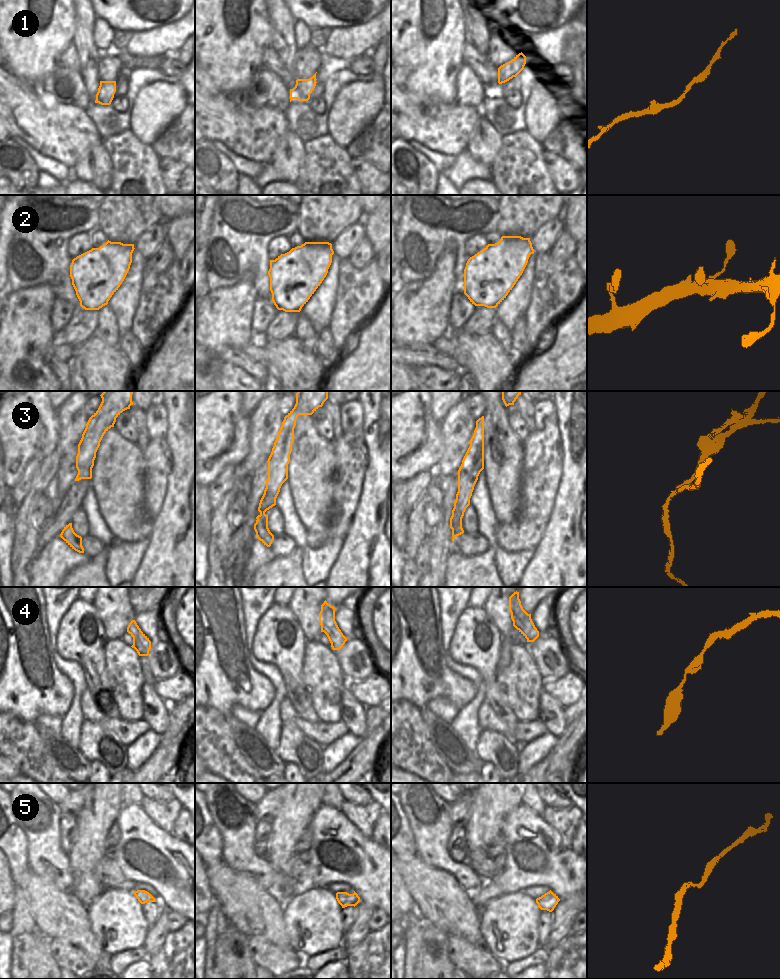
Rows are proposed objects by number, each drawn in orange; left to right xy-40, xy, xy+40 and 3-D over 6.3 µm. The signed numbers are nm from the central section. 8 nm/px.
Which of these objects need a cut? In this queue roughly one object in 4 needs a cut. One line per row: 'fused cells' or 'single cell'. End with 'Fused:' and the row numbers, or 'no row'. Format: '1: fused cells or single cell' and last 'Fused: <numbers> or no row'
1: single cell
2: single cell
3: fused cells
4: single cell
5: single cell
Fused: 3

